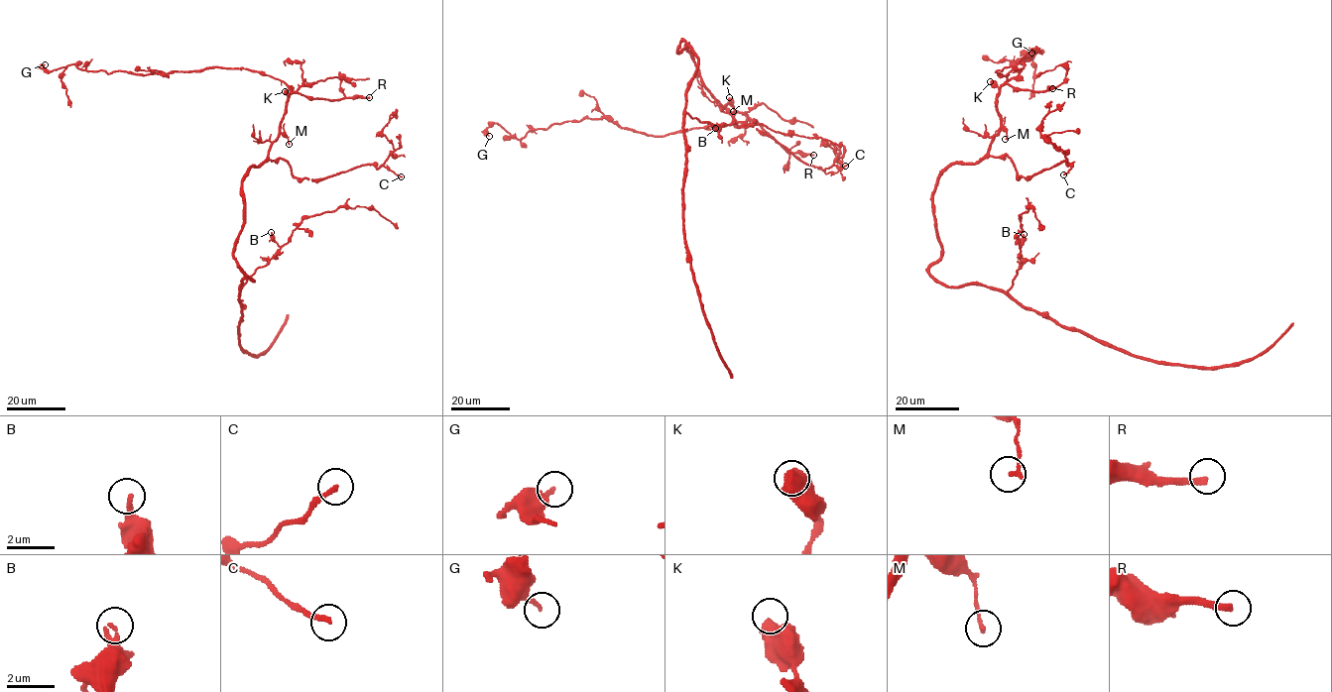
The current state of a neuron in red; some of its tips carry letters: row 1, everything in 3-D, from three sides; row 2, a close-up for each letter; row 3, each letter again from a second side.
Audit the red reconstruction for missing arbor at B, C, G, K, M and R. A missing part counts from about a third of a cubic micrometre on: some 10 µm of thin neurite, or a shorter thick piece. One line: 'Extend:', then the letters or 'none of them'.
Extend: R

